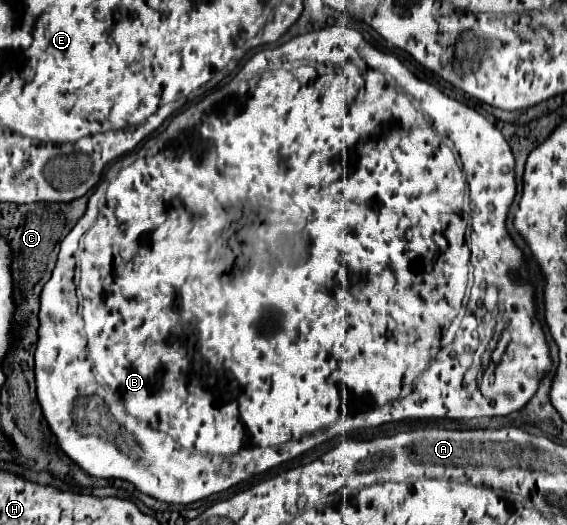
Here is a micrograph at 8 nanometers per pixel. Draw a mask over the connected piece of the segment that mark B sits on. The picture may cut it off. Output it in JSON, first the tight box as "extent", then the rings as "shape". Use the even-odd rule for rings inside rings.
{"extent":[36,25,550,505],"shape":[[[332,25],[332,27],[324,27],[320,31],[312,31],[306,35],[298,35],[294,39],[290,39],[288,43],[274,47],[274,49],[262,49],[258,51],[254,57],[250,57],[244,67],[236,73],[236,77],[218,87],[216,91],[212,91],[210,95],[206,95],[204,99],[200,99],[198,103],[192,103],[188,109],[180,111],[176,117],[172,117],[172,121],[168,123],[168,127],[160,133],[156,133],[154,137],[146,139],[146,145],[142,143],[136,151],[132,151],[130,155],[124,155],[122,159],[118,159],[106,173],[104,183],[95,189],[90,201],[88,201],[88,209],[84,213],[84,217],[74,225],[74,229],[64,237],[64,241],[60,243],[60,253],[58,253],[58,261],[56,267],[52,271],[50,281],[44,285],[42,295],[40,295],[40,327],[38,327],[38,345],[36,345],[36,395],[38,395],[38,403],[44,409],[44,419],[48,421],[48,427],[52,429],[58,447],[72,459],[76,461],[86,473],[94,475],[94,477],[104,477],[104,479],[126,479],[130,483],[134,483],[142,493],[148,493],[160,501],[166,503],[178,503],[178,505],[188,505],[194,501],[200,501],[204,497],[210,497],[214,493],[226,491],[232,485],[238,485],[254,475],[260,475],[288,459],[294,459],[296,455],[316,447],[318,443],[336,437],[336,435],[348,435],[354,429],[362,429],[362,427],[378,427],[382,423],[390,423],[390,421],[400,421],[406,417],[418,417],[418,419],[474,419],[474,417],[496,417],[496,415],[508,415],[512,411],[522,409],[532,395],[538,389],[538,381],[540,377],[546,373],[546,369],[550,367],[550,355],[548,355],[548,343],[544,337],[542,327],[538,325],[534,313],[534,287],[528,283],[516,283],[514,279],[510,279],[508,283],[508,267],[510,271],[518,269],[522,265],[522,253],[520,249],[512,243],[512,239],[506,233],[506,217],[508,217],[508,207],[512,203],[516,195],[516,181],[514,181],[514,155],[510,151],[510,145],[506,143],[506,139],[502,137],[502,133],[486,119],[484,115],[479,113],[473,107],[467,104],[456,101],[448,95],[444,95],[442,91],[438,91],[436,87],[424,80],[418,79],[414,73],[406,69],[397,56],[394,54],[382,51],[376,46],[366,41],[362,34],[351,25]],[[468,269],[472,269],[476,287],[496,287],[500,291],[500,301],[504,305],[504,321],[506,327],[502,331],[502,337],[498,341],[496,351],[490,357],[490,363],[486,365],[484,373],[480,373],[480,377],[476,377],[476,383],[464,383],[464,367],[458,363],[456,357],[448,357],[446,359],[436,359],[442,341],[442,331],[450,327],[452,319],[458,315],[460,311],[460,303],[466,291],[466,279],[468,279]]]}

